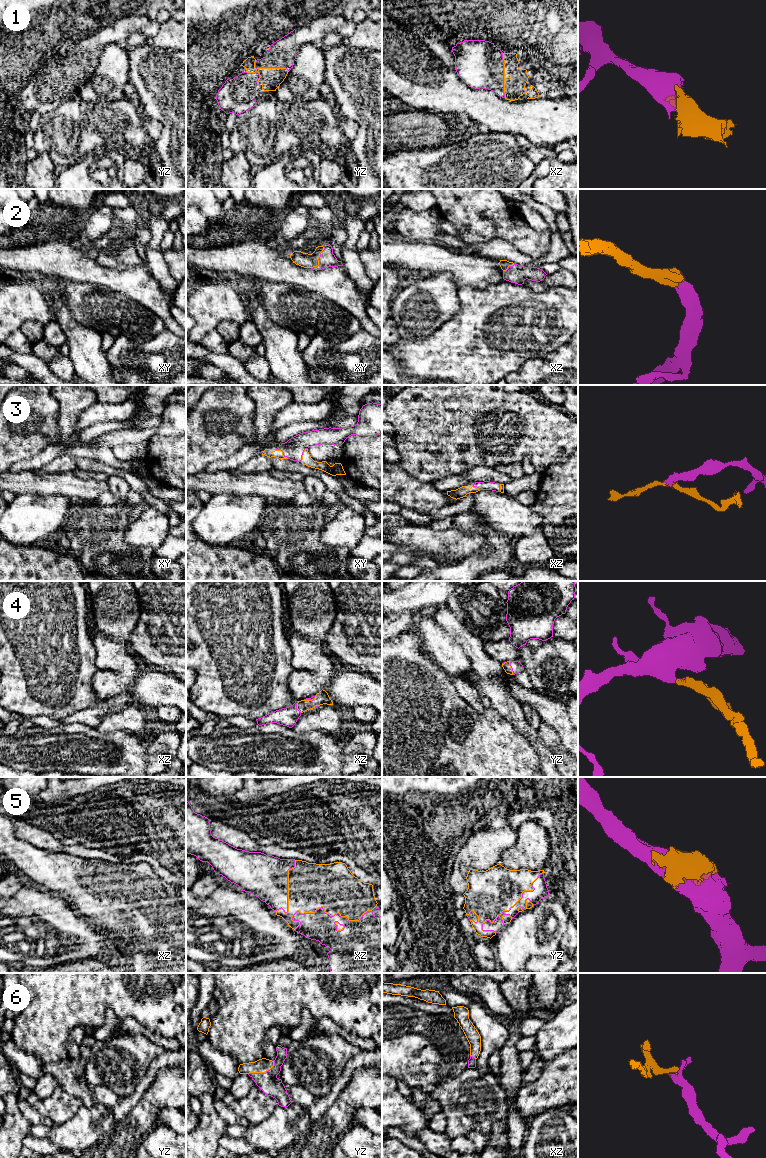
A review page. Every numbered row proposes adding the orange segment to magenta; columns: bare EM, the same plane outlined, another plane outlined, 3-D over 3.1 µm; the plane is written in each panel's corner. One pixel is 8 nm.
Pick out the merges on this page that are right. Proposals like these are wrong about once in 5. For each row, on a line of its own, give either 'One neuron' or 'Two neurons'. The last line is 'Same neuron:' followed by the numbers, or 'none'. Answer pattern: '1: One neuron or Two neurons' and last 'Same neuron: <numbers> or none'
1: One neuron
2: One neuron
3: One neuron
4: One neuron
5: One neuron
6: One neuron
Same neuron: 1, 2, 3, 4, 5, 6

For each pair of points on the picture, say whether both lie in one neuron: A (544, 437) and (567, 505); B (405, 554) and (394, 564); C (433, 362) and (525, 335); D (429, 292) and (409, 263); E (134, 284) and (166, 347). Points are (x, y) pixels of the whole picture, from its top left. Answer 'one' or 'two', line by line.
A: two
B: one
C: one
D: two
E: two

